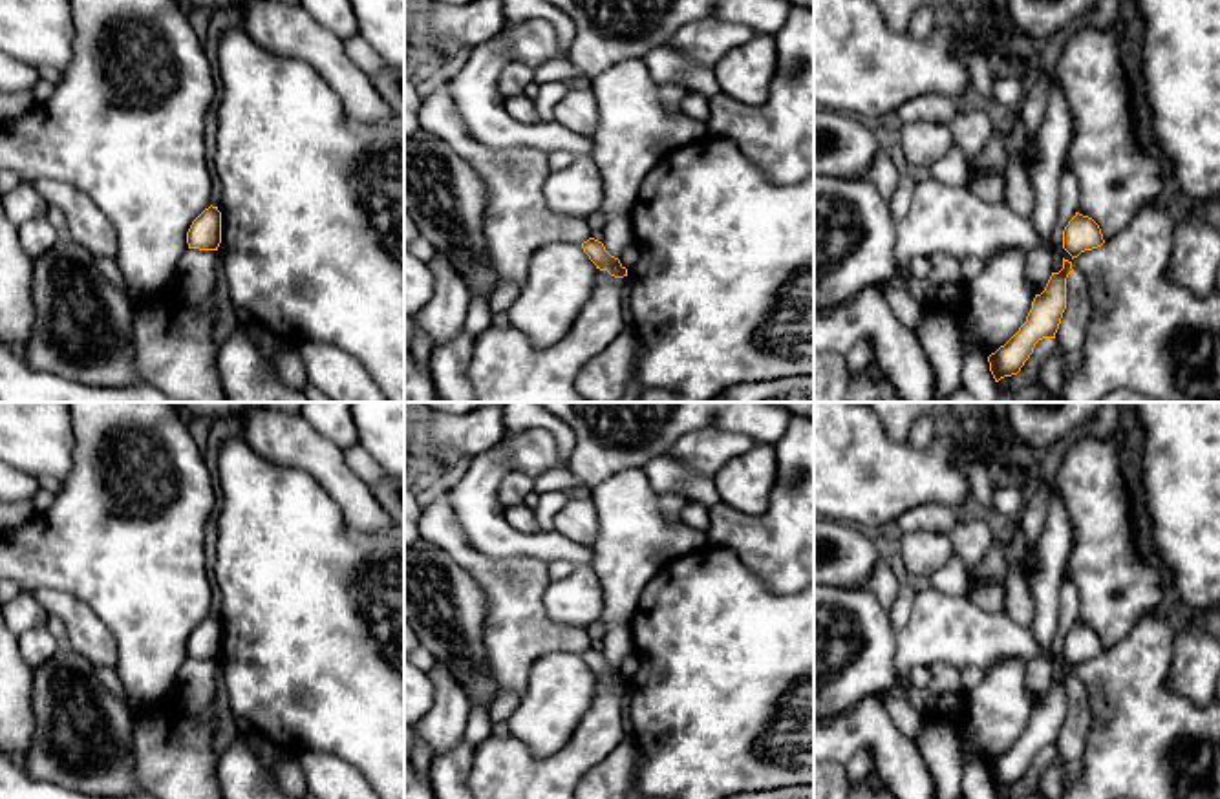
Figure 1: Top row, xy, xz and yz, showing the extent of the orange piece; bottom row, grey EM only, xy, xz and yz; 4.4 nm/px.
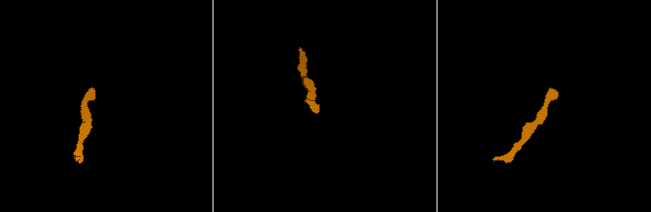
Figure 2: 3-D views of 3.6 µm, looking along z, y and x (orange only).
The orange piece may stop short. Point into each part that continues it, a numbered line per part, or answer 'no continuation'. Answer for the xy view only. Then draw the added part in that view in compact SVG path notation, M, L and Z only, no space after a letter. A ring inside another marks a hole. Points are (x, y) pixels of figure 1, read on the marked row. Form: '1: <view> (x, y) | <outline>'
no continuation

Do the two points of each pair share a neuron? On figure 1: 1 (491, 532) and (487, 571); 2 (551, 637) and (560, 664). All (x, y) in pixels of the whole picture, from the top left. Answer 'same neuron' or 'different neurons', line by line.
1: different neurons
2: different neurons

